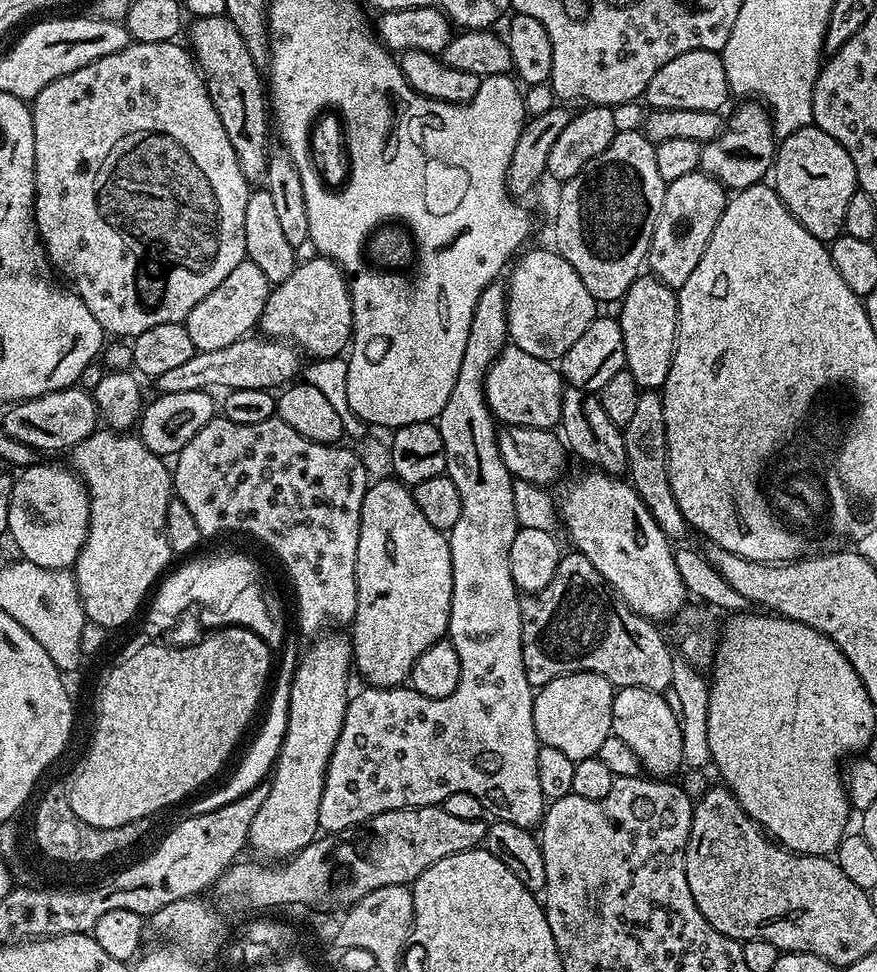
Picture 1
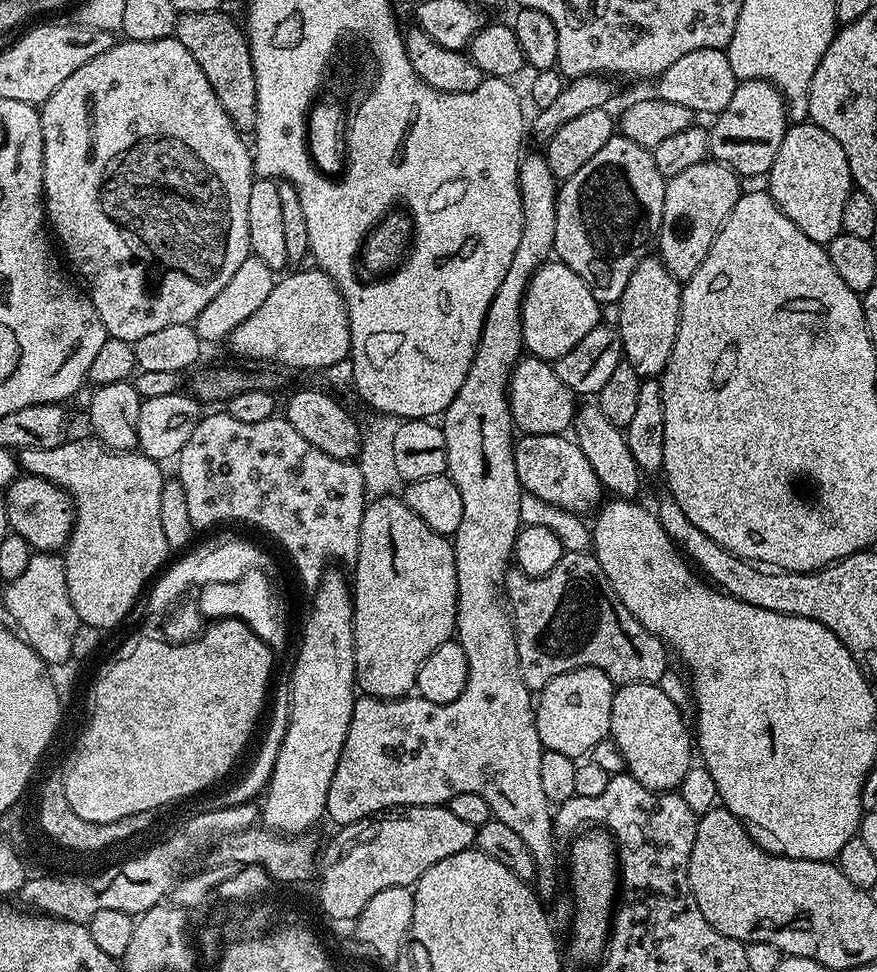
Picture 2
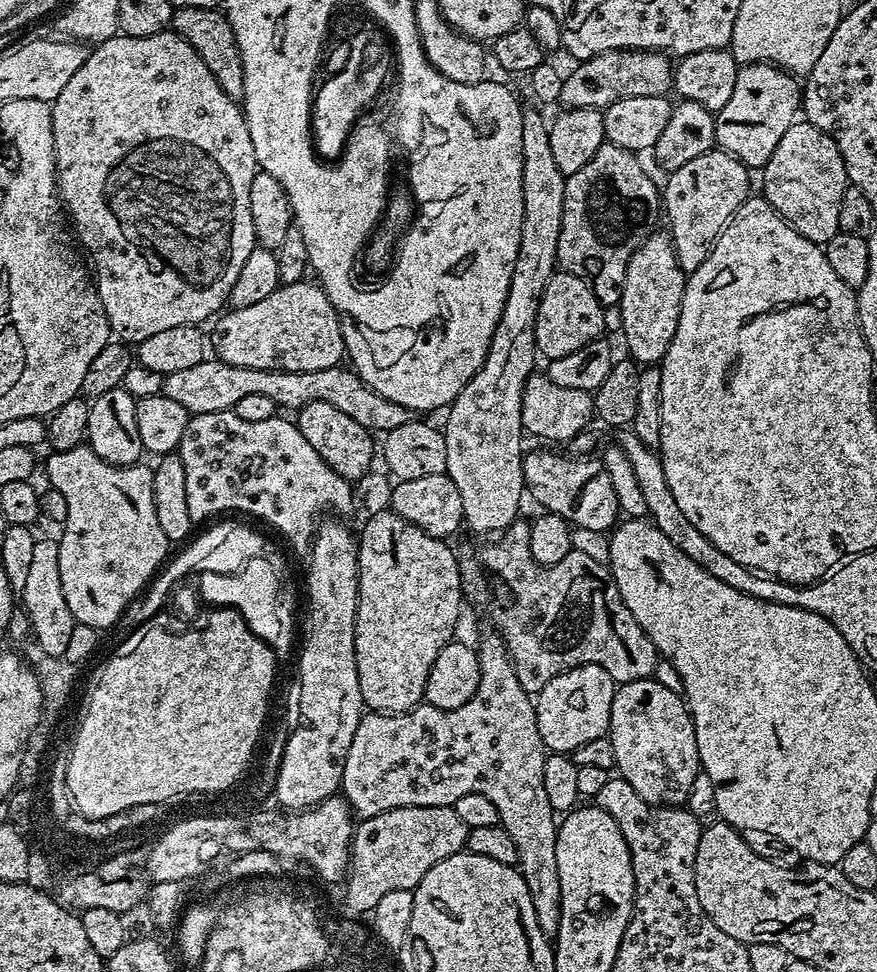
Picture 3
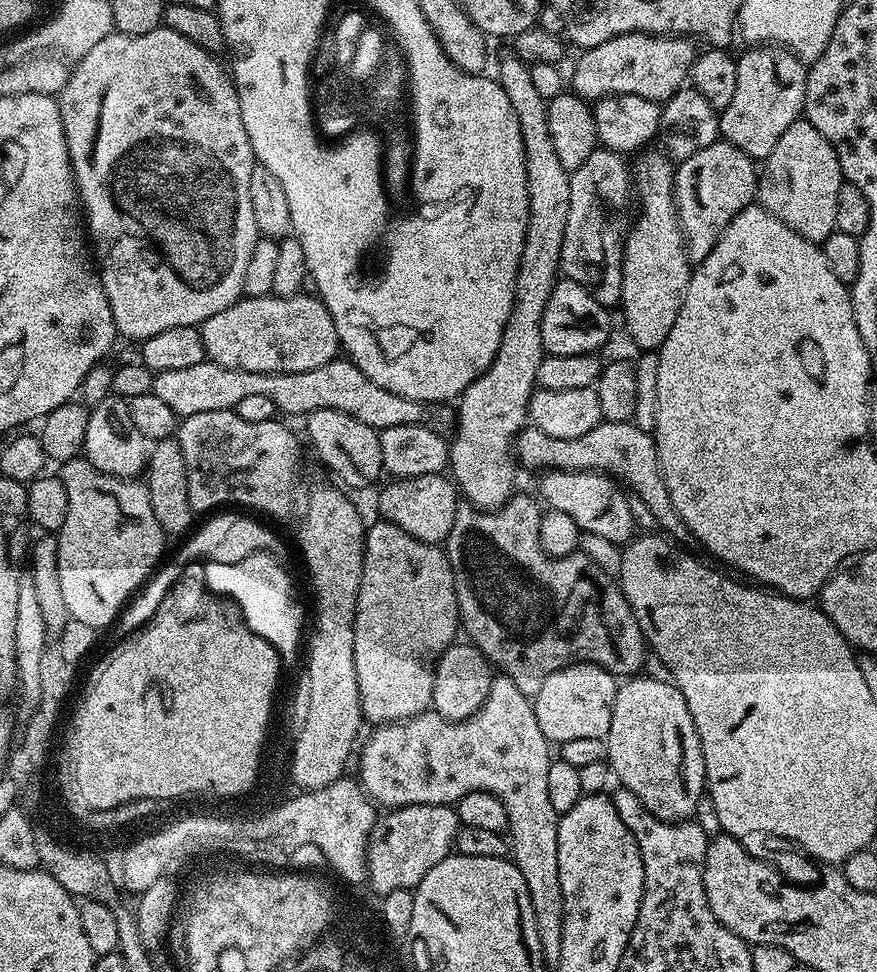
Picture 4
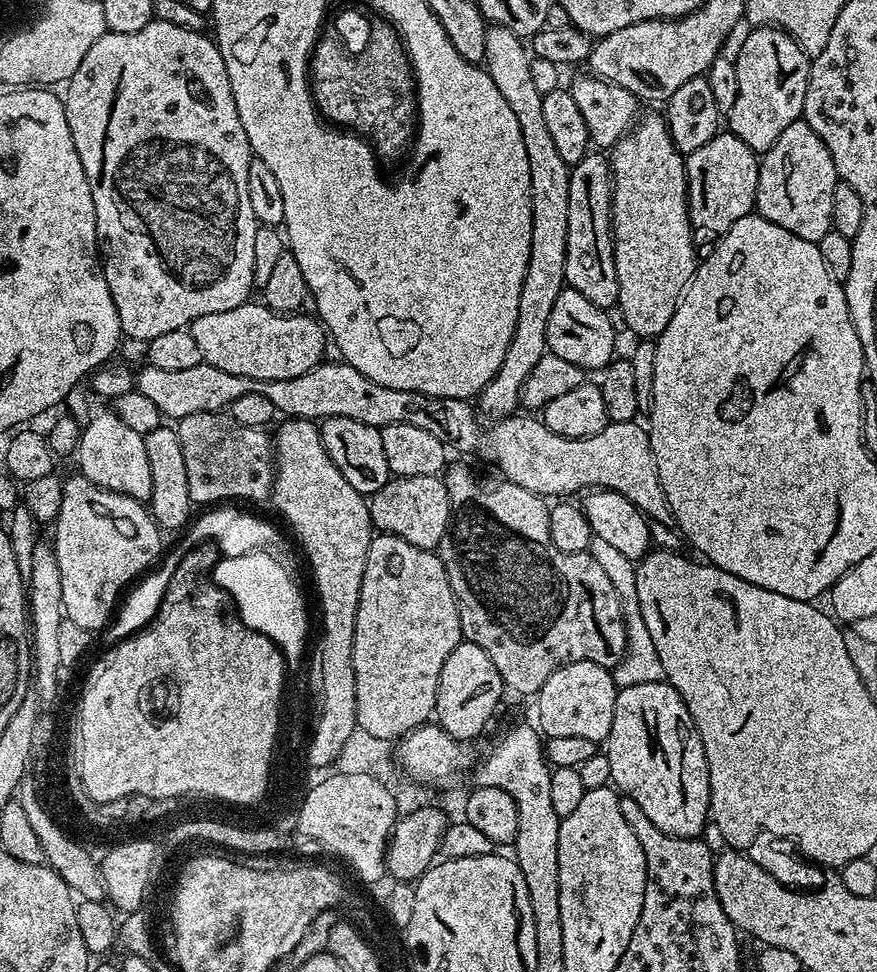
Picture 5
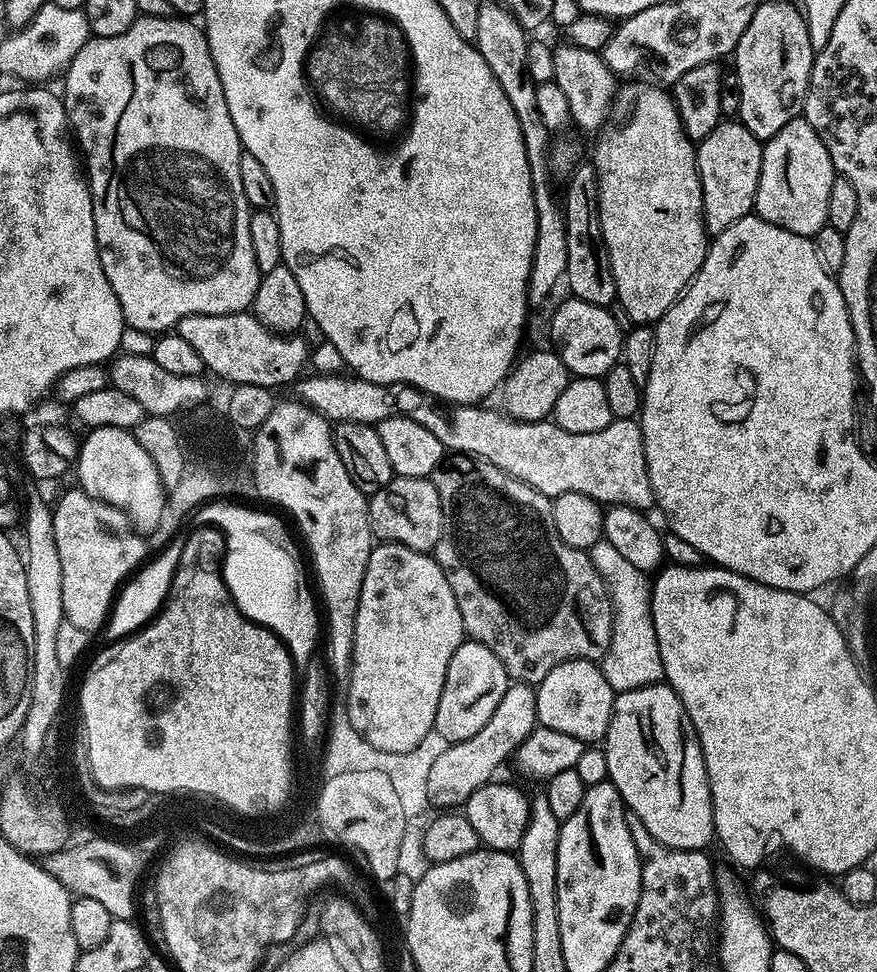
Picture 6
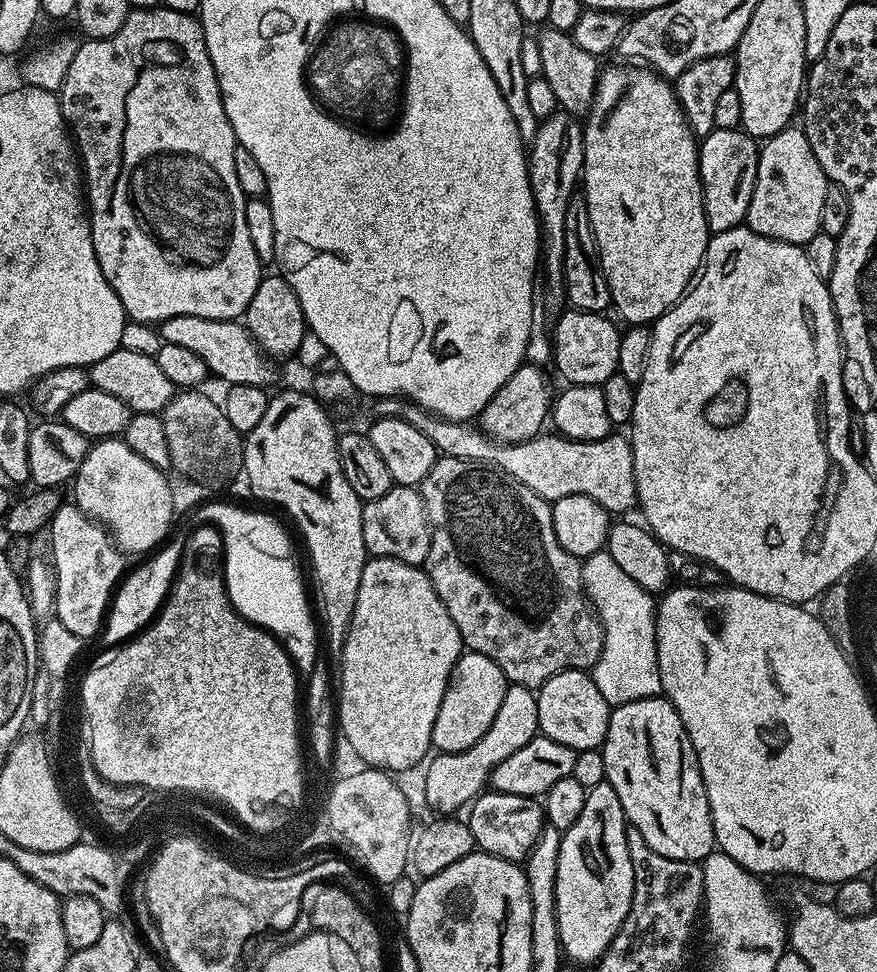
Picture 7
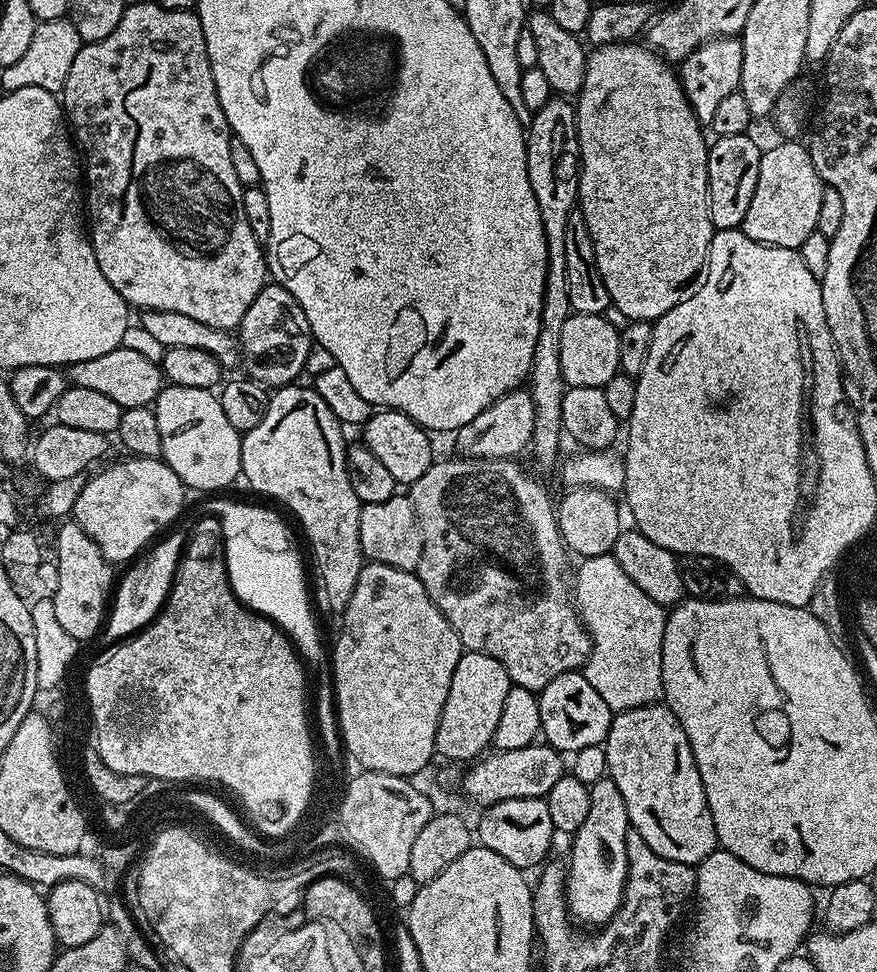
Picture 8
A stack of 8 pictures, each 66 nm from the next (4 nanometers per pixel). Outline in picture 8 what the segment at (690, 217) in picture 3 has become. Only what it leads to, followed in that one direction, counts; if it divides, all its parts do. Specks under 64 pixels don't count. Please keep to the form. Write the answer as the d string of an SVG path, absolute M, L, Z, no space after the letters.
M734 134L734 138L715 137L708 150L708 209L713 229L739 228L750 210L754 186L758 186L761 145L751 140L751 135Z

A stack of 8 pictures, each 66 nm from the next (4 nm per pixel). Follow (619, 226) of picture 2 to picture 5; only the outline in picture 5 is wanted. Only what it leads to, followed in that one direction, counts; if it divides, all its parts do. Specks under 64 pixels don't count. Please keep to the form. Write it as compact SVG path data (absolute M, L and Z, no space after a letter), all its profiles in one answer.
M589 151L578 163L571 165L570 230L566 234L567 287L578 290L582 298L590 298L594 306L605 310L617 307L618 278L612 253L612 169L607 155Z

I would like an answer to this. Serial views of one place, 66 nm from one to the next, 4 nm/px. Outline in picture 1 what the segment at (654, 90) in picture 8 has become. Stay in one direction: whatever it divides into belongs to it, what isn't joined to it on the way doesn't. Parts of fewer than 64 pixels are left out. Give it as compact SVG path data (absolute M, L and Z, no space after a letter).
M641 274L636 277L636 281L632 283L630 290L626 290L624 299L619 301L618 319L622 326L622 342L626 350L624 367L634 378L634 382L638 382L641 390L663 389L666 374L670 374L670 362L676 349L676 327L680 317L680 311L676 305L677 299L677 293L664 285L661 280L657 280L651 274Z

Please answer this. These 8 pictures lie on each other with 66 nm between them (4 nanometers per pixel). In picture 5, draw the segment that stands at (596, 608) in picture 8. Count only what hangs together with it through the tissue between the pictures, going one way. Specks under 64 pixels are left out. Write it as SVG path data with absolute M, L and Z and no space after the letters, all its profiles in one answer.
M593 539L590 549L594 562L606 570L606 578L614 582L614 590L620 595L620 605L624 611L624 621L626 622L626 650L624 657L616 663L616 667L611 669L612 677L617 689L629 688L630 686L642 686L646 682L661 682L664 680L662 662L658 658L658 650L654 650L654 638L650 638L650 630L646 630L646 622L642 622L642 610L638 606L636 597L636 564L626 558L614 546L601 540Z

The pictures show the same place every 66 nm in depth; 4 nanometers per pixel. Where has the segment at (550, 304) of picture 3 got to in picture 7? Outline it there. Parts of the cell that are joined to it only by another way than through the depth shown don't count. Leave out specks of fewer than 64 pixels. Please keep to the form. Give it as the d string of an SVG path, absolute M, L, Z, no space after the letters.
M565 310L560 313L558 319L555 321L556 329L552 332L552 352L556 355L556 368L561 372L562 375L568 379L567 383L569 385L574 384L594 384L597 386L603 386L610 377L617 375L618 372L618 346L620 345L620 334L621 329L619 327L615 328L610 321L607 320L607 315L601 314L599 312L582 312L579 310Z

